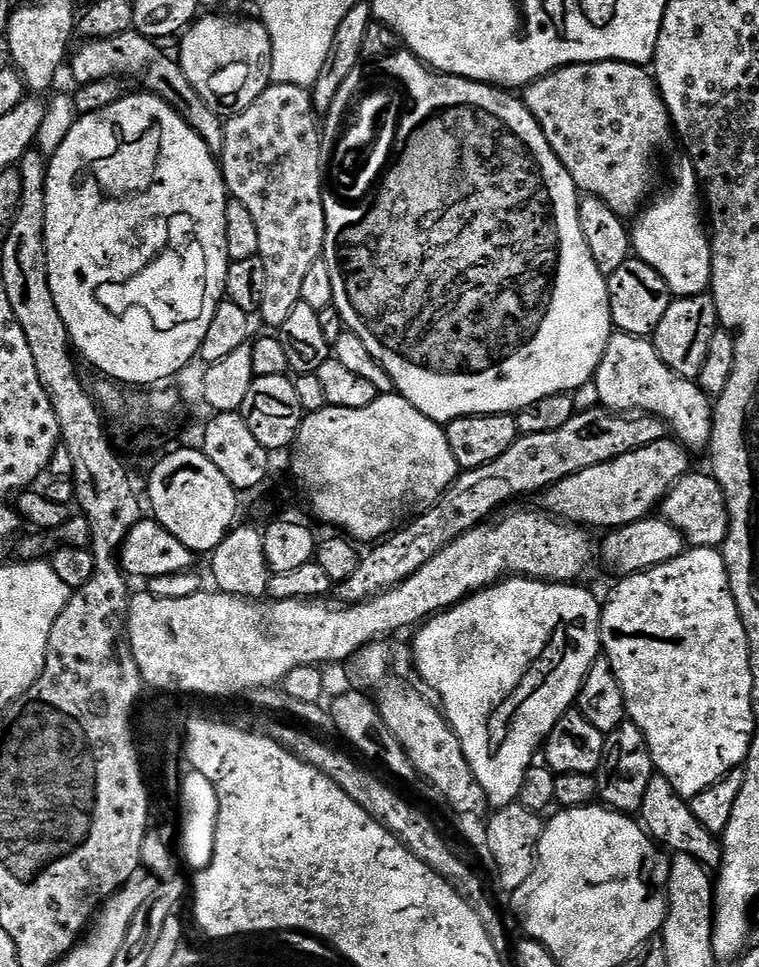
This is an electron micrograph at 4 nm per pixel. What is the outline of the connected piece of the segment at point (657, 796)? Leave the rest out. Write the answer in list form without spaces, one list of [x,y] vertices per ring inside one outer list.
[[[653,775],[650,786],[646,786],[646,798],[642,798],[638,816],[644,831],[661,849],[669,848],[672,854],[688,854],[709,870],[719,869],[721,841],[710,830],[706,830],[698,818],[694,818],[691,803],[680,797],[664,776]]]

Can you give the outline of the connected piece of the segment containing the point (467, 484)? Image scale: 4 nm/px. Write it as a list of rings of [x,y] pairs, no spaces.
[[[603,406],[577,412],[570,422],[566,422],[566,426],[550,430],[550,434],[517,435],[514,446],[510,446],[502,458],[494,458],[494,462],[486,462],[486,466],[461,471],[428,511],[409,519],[387,538],[369,547],[372,549],[361,555],[358,570],[335,585],[334,596],[340,599],[337,601],[341,605],[347,606],[389,592],[394,586],[406,582],[406,578],[418,574],[418,570],[422,570],[434,554],[450,546],[450,542],[485,523],[495,508],[503,509],[508,506],[503,504],[519,496],[528,496],[531,492],[543,493],[544,489],[557,484],[562,478],[578,474],[578,470],[610,462],[642,446],[667,440],[669,436],[668,422],[662,418],[647,414],[613,414]]]

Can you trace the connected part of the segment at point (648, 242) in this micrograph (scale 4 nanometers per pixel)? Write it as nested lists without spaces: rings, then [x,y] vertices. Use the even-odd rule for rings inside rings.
[[[683,163],[676,168],[676,185],[660,197],[657,195],[635,217],[636,225],[633,223],[630,228],[635,259],[653,268],[676,298],[703,296],[712,282],[712,242],[702,219],[702,189],[691,163]]]

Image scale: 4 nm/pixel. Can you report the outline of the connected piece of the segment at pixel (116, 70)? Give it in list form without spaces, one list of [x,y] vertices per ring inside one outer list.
[[[135,30],[114,34],[114,38],[85,43],[80,46],[84,48],[78,49],[77,52],[75,49],[70,60],[75,83],[82,85],[95,80],[133,76],[134,79],[141,80],[144,83],[143,87],[152,95],[167,102],[200,135],[202,142],[206,142],[206,146],[213,154],[219,154],[224,149],[224,120],[214,110],[210,110],[210,106],[202,102],[198,90],[190,86],[190,78],[186,78],[186,74],[180,68],[179,59],[172,57],[171,60],[156,44],[159,43],[155,39]]]

